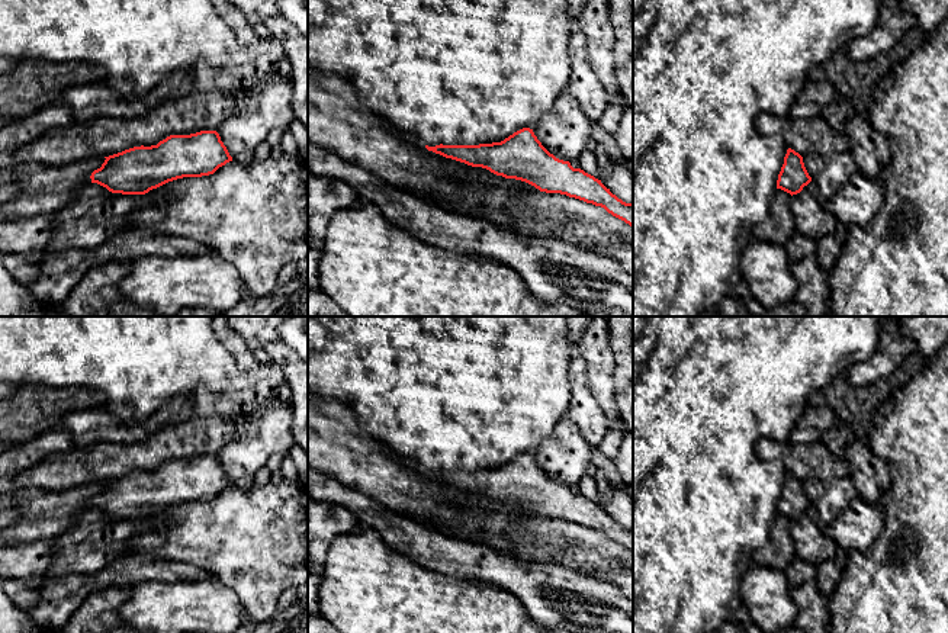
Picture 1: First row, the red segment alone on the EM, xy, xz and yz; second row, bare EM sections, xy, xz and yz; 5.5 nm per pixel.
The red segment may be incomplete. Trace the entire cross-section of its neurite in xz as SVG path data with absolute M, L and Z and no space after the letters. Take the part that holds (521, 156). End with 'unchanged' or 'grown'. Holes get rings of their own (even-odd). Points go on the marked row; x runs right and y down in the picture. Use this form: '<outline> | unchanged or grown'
M523 128L501 142L479 145L436 145L428 151L482 167L497 176L526 181L540 192L560 193L604 208L613 216L633 226L633 203L626 203L607 189L601 180L573 168L550 154L534 135Z | unchanged

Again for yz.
M788 148L778 174L777 189L781 189L793 196L800 193L810 181L812 177L804 167L803 157Z | unchanged

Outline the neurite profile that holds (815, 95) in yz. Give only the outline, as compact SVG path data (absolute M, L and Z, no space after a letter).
M828 78L807 80L791 103L790 116L798 119L820 116L823 107L835 99L836 93L833 83Z

